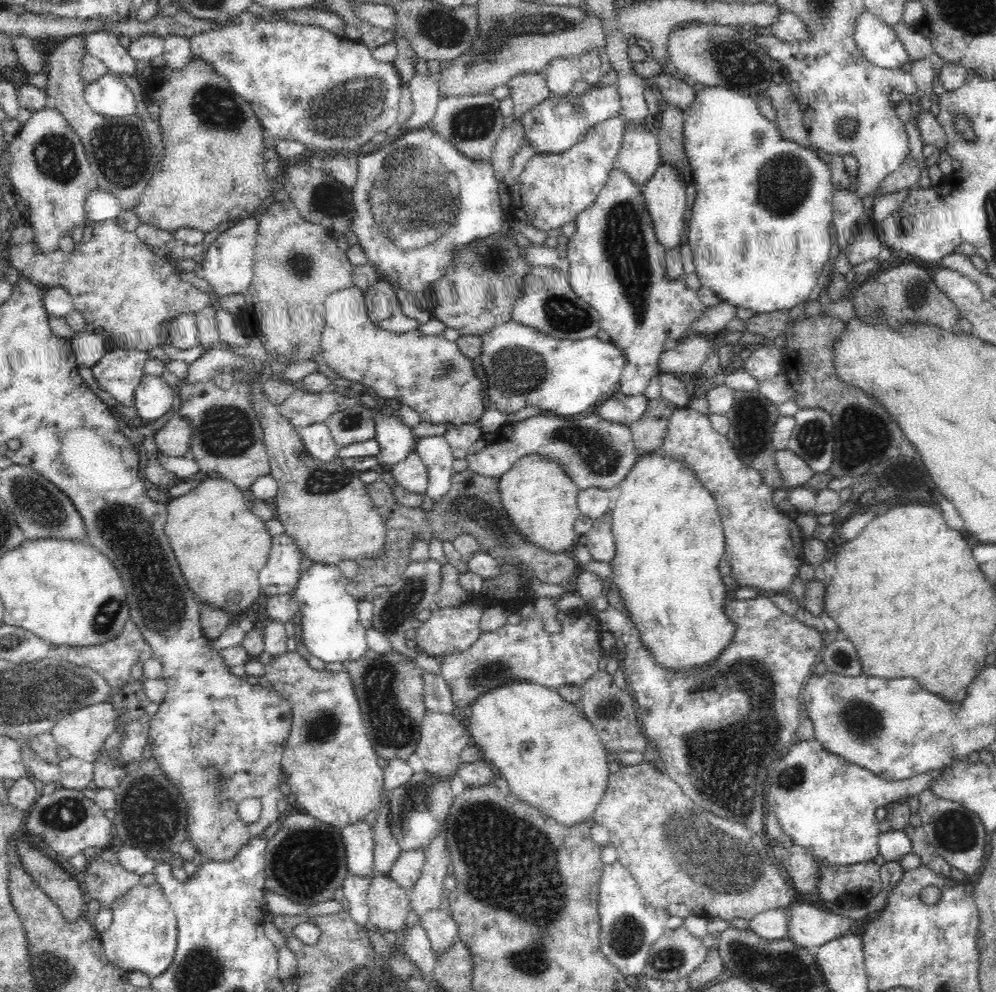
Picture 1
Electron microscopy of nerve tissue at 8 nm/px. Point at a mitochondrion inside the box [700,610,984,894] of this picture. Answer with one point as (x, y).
(954, 831)

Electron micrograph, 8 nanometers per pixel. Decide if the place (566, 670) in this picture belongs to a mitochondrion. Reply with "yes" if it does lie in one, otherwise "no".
no

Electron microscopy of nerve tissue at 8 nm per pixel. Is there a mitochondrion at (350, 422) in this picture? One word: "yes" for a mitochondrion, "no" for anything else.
yes

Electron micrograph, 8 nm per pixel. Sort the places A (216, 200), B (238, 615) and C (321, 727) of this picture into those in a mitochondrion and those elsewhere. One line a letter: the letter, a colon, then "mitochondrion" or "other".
A: other
B: other
C: mitochondrion

